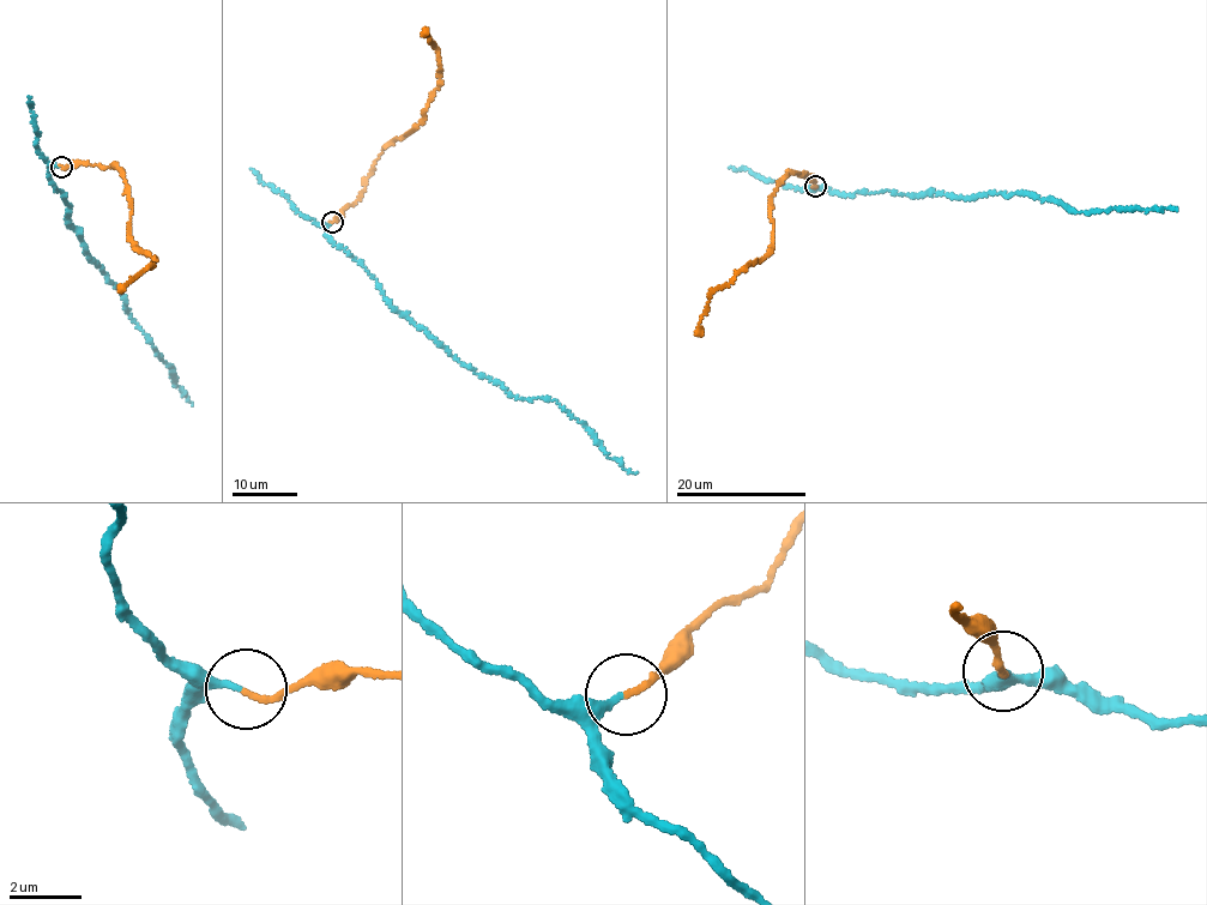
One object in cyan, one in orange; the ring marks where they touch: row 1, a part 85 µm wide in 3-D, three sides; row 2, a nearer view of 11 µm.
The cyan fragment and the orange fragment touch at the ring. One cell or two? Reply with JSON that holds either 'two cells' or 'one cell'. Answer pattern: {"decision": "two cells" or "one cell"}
{"decision": "one cell"}

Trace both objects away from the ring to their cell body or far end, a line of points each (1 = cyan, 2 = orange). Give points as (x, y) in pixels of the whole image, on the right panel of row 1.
1: (814, 187), (843, 195), (931, 191), (969, 197), (1024, 191), (1058, 200), (1076, 211), (1154, 206), (1177, 211)
2: (815, 186), (807, 173), (791, 172), (778, 185), (771, 203), (772, 249), (712, 291), (696, 336)

